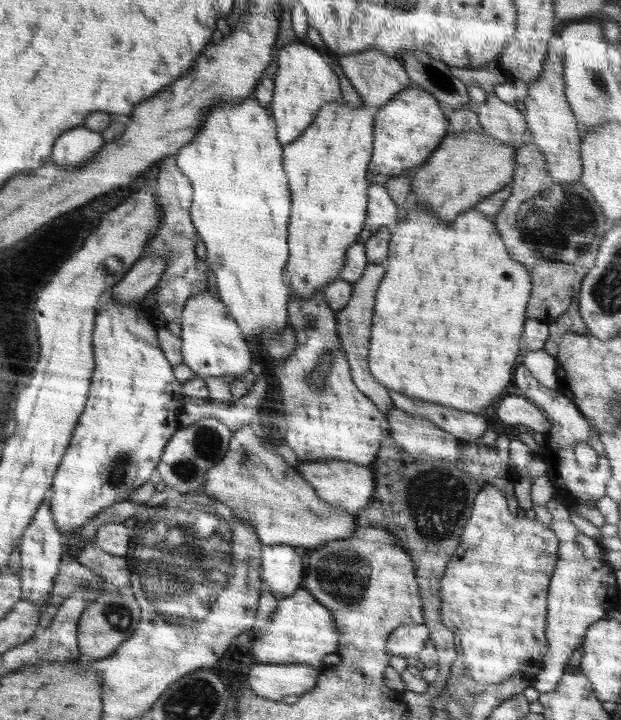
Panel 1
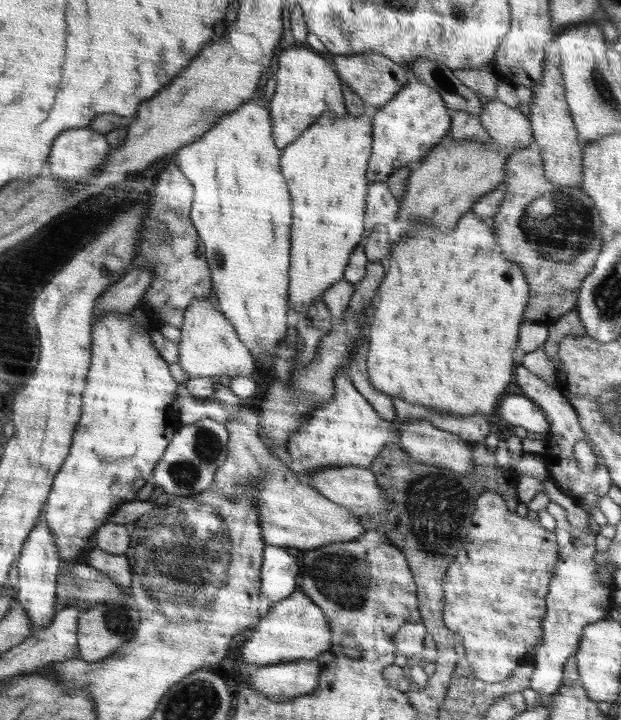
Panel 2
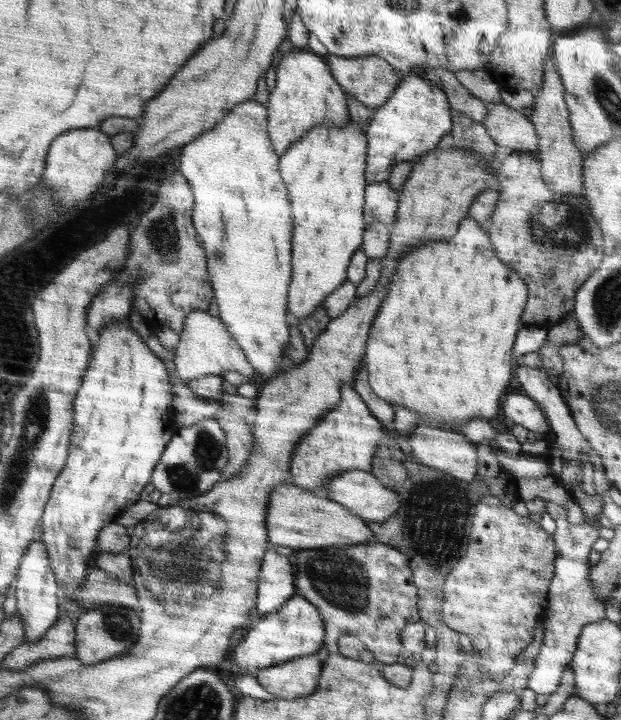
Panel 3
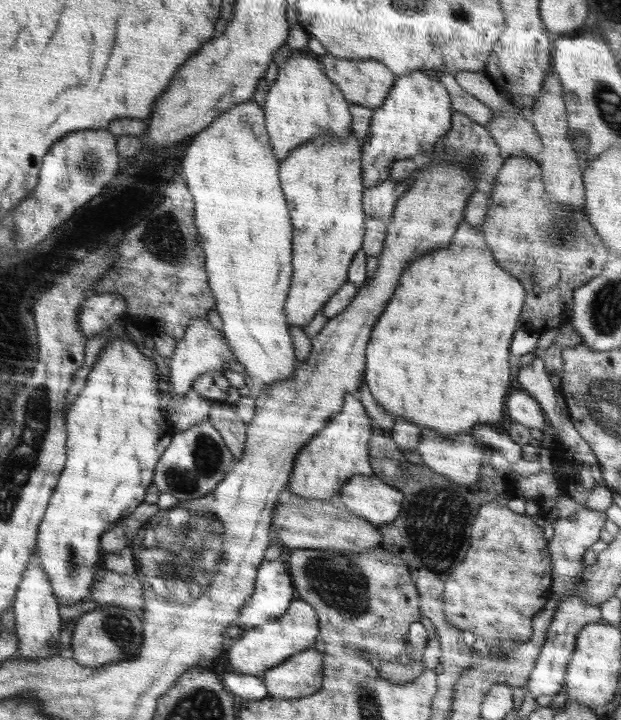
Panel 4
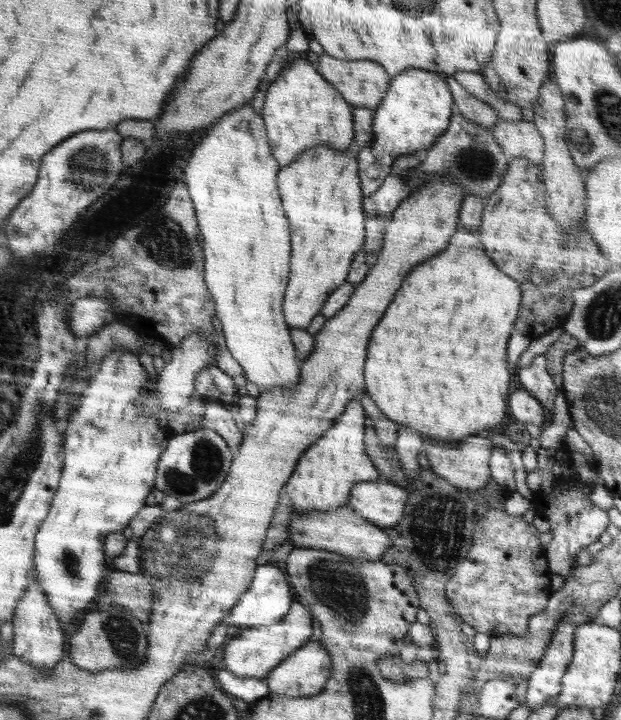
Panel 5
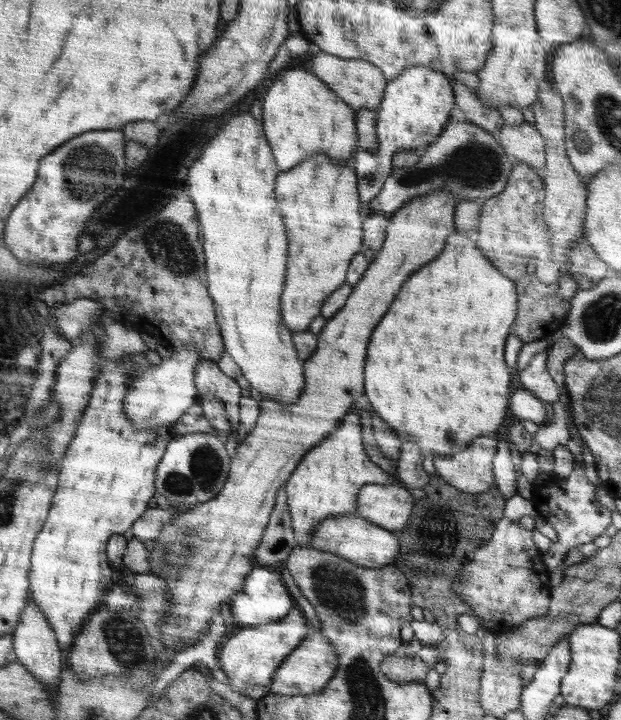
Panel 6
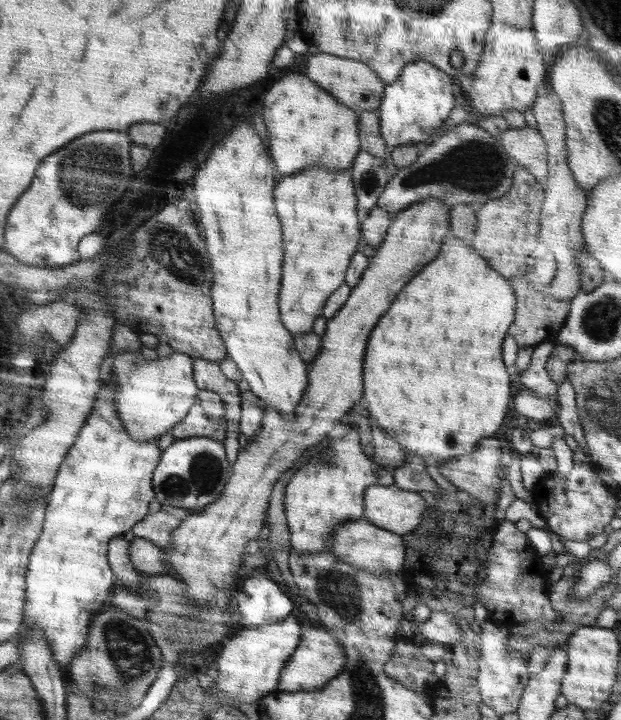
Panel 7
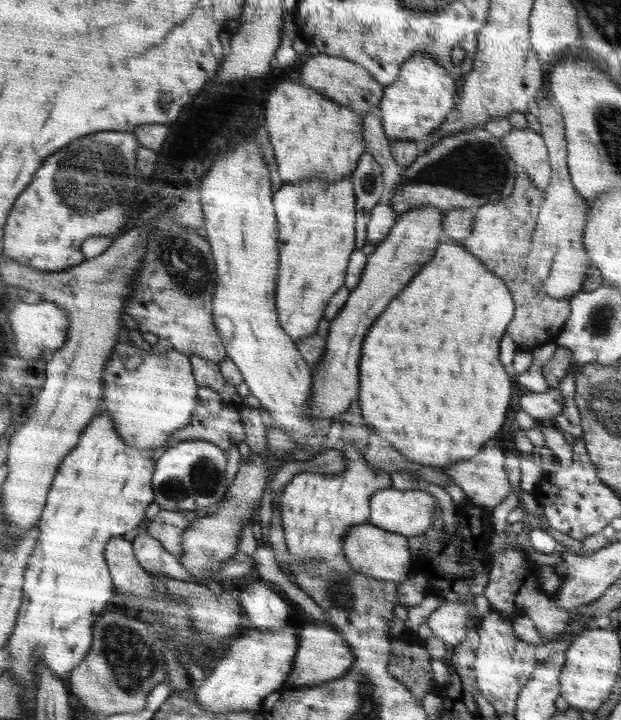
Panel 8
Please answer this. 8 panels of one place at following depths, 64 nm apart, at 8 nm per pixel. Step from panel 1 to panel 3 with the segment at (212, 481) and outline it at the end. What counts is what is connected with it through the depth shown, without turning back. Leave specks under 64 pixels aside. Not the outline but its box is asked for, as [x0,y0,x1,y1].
[214,405,375,550]

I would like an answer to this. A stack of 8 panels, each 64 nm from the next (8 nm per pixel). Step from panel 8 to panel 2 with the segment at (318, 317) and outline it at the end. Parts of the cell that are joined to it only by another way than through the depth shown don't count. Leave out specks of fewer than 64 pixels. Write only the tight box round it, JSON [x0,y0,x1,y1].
[280,112,372,310]

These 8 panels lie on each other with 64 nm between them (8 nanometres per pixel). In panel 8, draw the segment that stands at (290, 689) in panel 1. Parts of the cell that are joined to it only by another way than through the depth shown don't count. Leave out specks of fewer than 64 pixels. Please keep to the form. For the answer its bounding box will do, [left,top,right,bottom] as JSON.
[283,619,354,688]

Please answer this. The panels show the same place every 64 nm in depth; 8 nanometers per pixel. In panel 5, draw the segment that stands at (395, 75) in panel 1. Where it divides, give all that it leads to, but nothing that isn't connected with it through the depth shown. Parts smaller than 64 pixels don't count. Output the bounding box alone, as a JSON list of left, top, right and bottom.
[313,53,390,110]

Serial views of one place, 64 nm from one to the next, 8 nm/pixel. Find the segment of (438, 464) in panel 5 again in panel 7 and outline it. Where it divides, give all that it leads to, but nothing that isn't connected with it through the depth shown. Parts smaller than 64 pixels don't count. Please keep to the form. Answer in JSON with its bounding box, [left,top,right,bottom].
[440,437,503,501]

